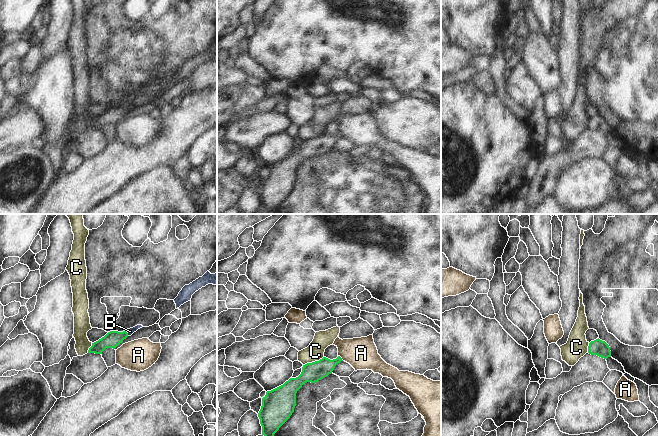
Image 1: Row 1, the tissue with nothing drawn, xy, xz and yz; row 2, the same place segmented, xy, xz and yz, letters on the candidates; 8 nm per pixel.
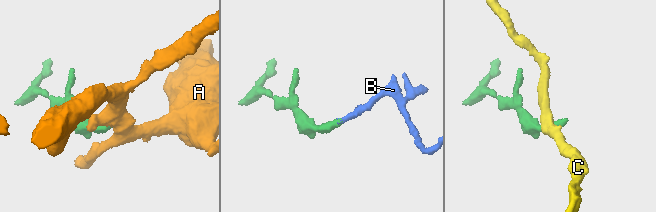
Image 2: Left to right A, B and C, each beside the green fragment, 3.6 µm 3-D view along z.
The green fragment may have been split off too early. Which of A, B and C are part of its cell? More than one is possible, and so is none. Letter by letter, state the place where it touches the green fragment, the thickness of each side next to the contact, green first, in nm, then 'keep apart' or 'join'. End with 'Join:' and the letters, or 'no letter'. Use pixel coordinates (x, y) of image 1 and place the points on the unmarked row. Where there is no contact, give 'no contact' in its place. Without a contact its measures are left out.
A: xz (341, 134) | 160/260 nm | keep apart
B: xy (127, 109) | 140/50 nm | join
C: xz (313, 138) | 160/140 nm | keep apart
Join: B

